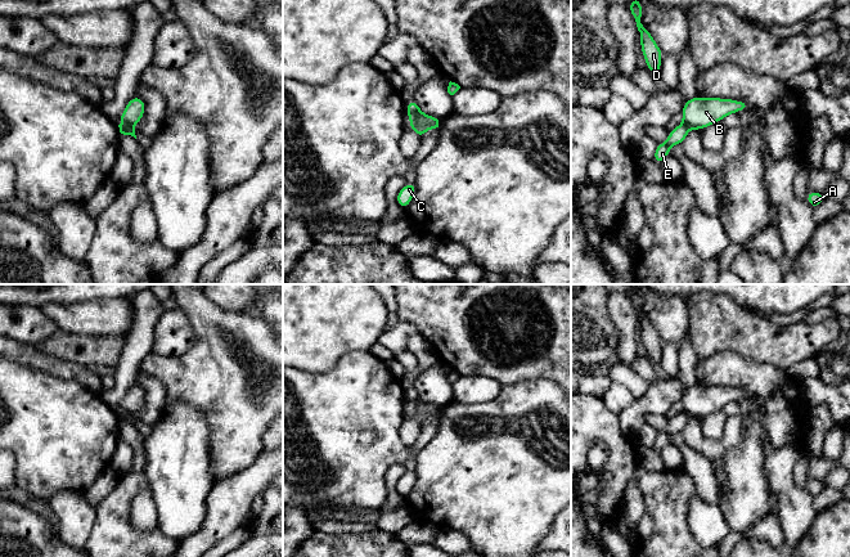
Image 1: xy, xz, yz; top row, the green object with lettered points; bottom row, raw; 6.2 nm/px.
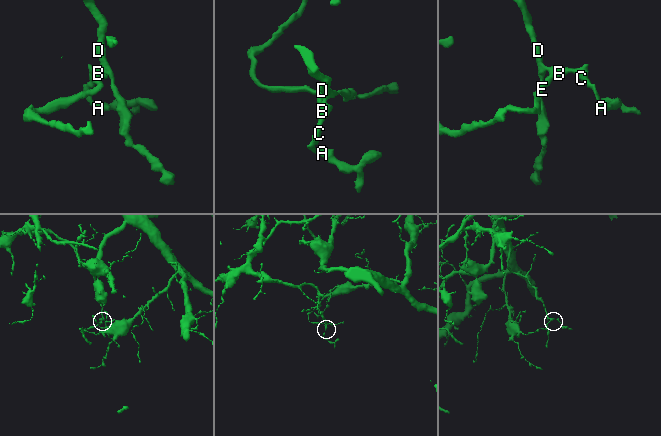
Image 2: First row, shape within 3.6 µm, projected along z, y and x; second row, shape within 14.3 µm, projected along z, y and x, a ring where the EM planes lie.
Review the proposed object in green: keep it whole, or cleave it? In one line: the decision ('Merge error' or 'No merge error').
Merge error

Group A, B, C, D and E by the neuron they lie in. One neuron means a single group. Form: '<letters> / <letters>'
A B C D / E

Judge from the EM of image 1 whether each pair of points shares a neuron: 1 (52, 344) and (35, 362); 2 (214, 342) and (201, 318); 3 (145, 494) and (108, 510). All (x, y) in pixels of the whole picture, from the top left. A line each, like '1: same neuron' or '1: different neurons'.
1: different neurons
2: same neuron
3: different neurons

